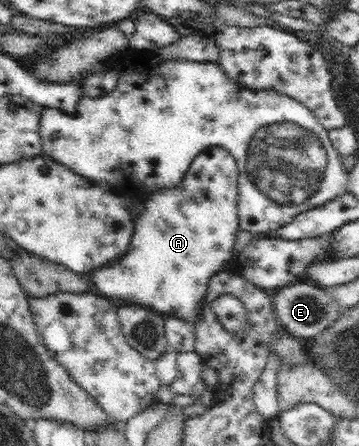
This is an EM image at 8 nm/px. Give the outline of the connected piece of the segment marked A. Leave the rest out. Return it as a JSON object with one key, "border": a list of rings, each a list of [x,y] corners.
{"border":[[[207,148],[205,152],[201,152],[195,162],[191,164],[189,172],[185,174],[181,186],[175,186],[175,188],[161,188],[161,190],[155,190],[151,194],[147,194],[145,198],[137,199],[137,203],[141,203],[141,214],[137,218],[133,218],[134,222],[134,232],[129,242],[129,248],[127,252],[123,254],[115,262],[109,262],[101,268],[92,271],[92,286],[94,292],[97,294],[108,297],[108,298],[119,298],[125,300],[127,304],[140,305],[141,307],[151,307],[155,311],[160,312],[163,316],[168,317],[177,317],[187,321],[187,323],[195,323],[198,315],[200,314],[199,310],[202,308],[202,304],[205,299],[205,294],[207,294],[207,286],[209,285],[209,278],[214,276],[215,273],[218,273],[222,270],[223,264],[227,262],[233,255],[233,244],[235,244],[235,238],[237,231],[240,229],[239,224],[239,215],[237,212],[238,209],[238,176],[237,176],[237,164],[235,164],[235,159],[232,154],[229,154],[227,150],[223,148]]]}

